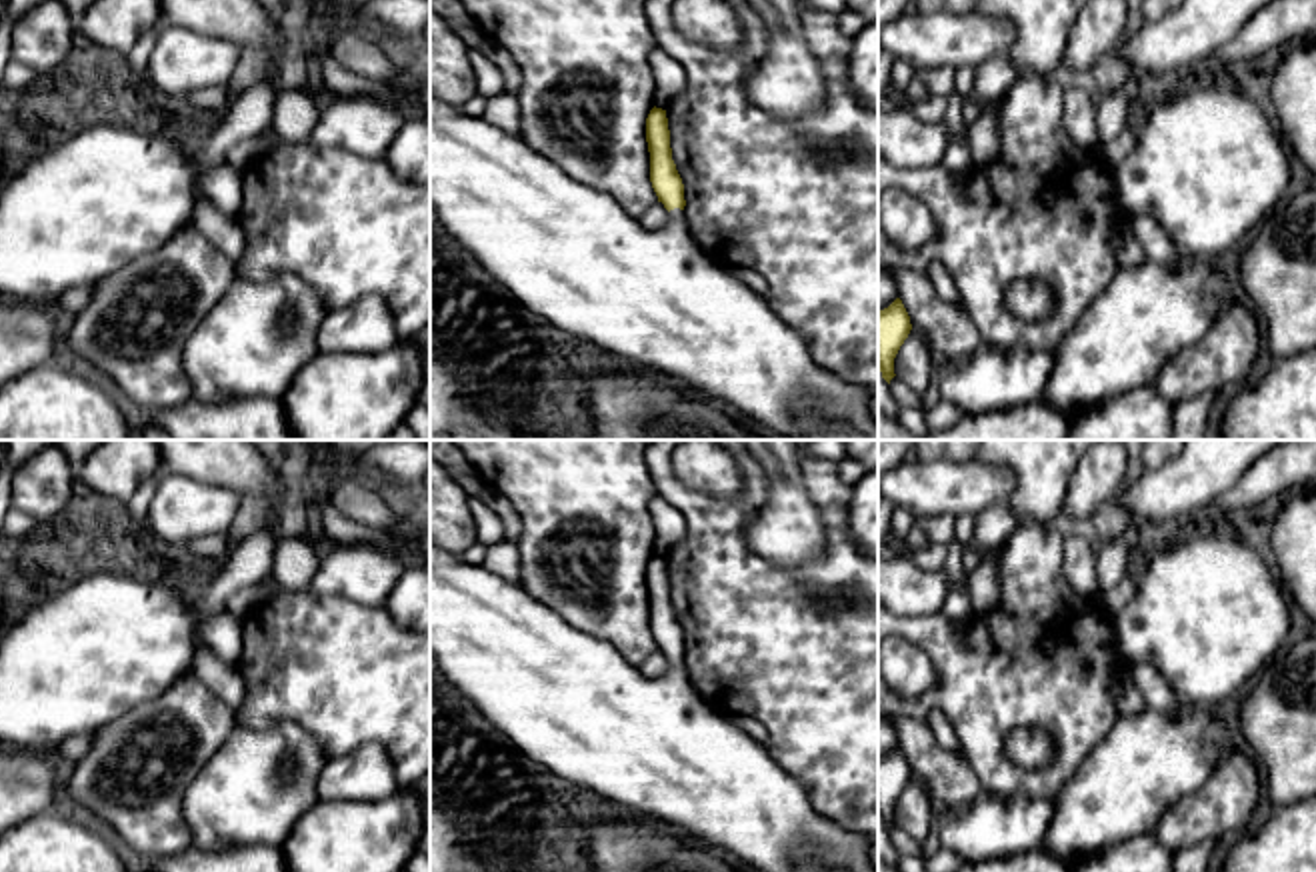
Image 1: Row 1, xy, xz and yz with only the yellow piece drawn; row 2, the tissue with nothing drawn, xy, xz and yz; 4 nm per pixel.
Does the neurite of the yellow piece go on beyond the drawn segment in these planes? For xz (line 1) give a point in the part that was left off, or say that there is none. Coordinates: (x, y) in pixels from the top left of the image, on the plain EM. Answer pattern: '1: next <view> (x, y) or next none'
1: next xz (652, 746)

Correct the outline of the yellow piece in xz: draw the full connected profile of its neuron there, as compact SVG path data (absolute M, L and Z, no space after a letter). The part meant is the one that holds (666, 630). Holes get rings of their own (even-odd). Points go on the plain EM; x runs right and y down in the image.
M430 542L430 658L442 678L522 754L562 780L594 792L602 802L670 824L760 872L802 872L808 860L816 860L824 872L876 872L872 838L820 814L812 806L810 790L774 760L768 746L736 726L732 716L708 704L690 682L666 558L656 554L650 558L646 590L650 630L658 650L668 658L668 670L656 678L628 664L610 642L572 628L520 584L504 580L482 564L468 564Z

